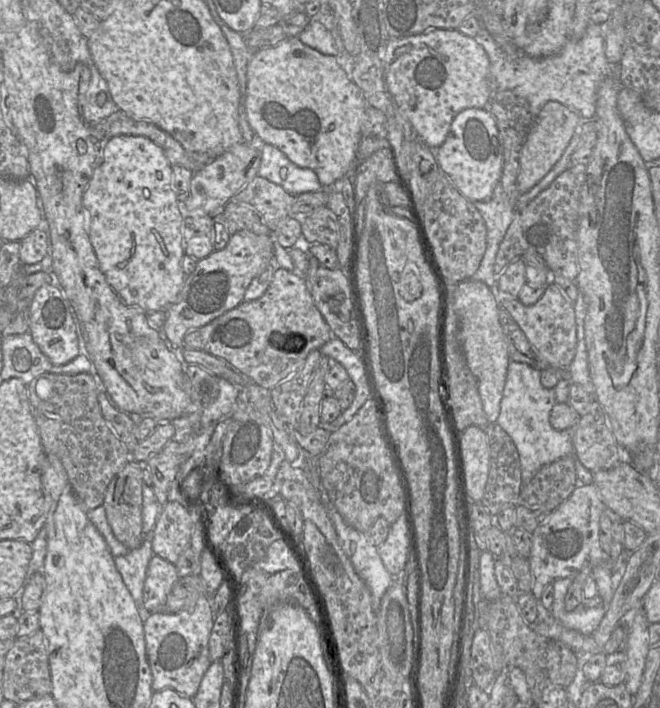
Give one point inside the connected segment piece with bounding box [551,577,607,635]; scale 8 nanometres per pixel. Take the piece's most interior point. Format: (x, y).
(586, 617)

